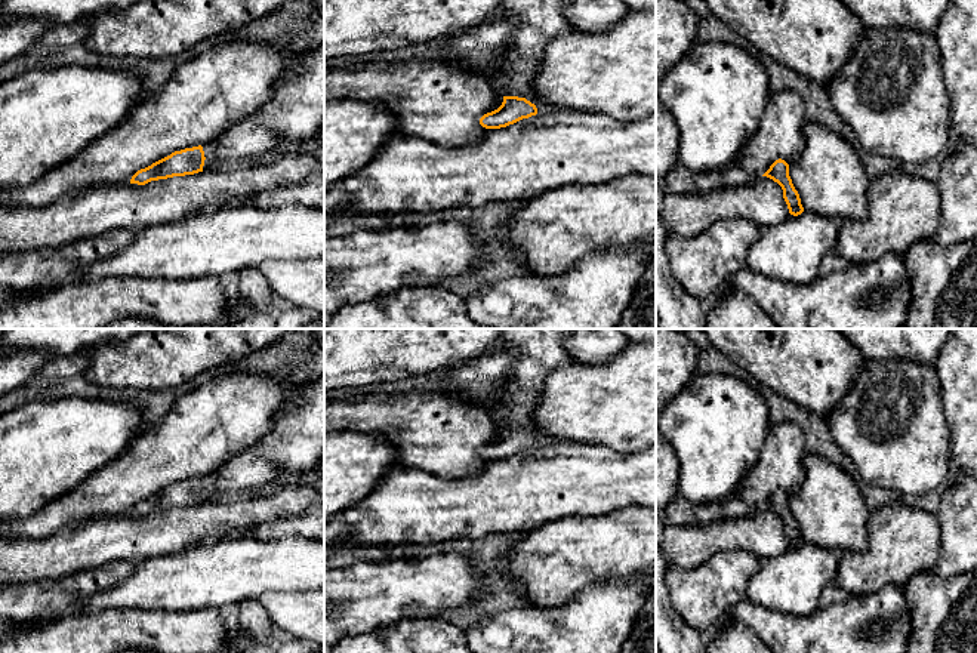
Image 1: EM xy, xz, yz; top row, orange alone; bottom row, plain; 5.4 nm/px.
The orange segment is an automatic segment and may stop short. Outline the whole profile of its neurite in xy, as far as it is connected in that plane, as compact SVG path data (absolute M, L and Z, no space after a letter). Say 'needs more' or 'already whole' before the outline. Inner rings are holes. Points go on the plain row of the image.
needs more | M324 373L306 384L293 401L272 418L269 434L258 444L229 458L203 478L185 480L138 502L130 515L203 503L219 492L243 493L269 483L274 465L303 472L324 461Z

